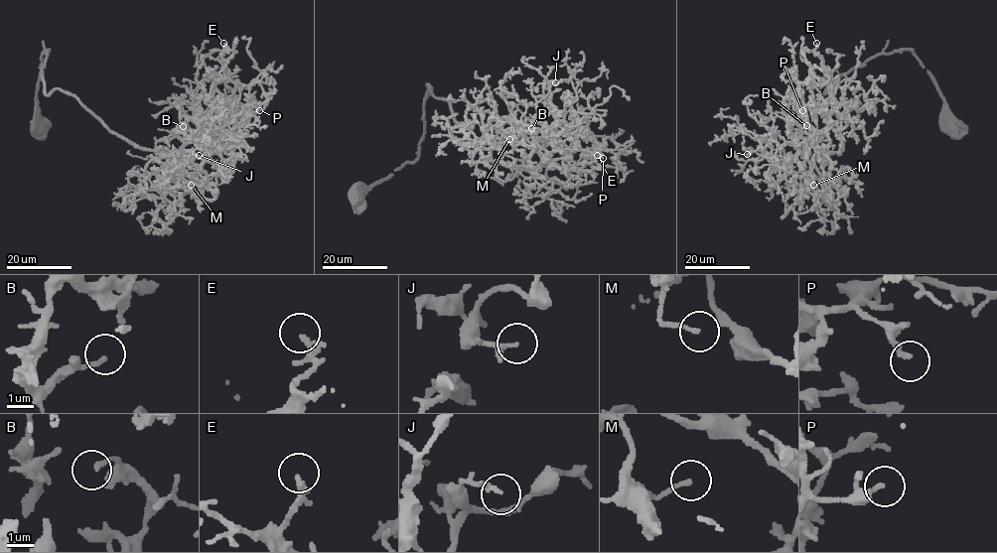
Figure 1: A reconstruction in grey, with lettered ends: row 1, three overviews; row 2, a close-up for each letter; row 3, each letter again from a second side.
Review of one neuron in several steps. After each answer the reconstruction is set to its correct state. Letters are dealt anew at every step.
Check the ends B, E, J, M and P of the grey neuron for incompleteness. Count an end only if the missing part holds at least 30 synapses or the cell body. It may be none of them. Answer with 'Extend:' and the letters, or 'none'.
Extend: E

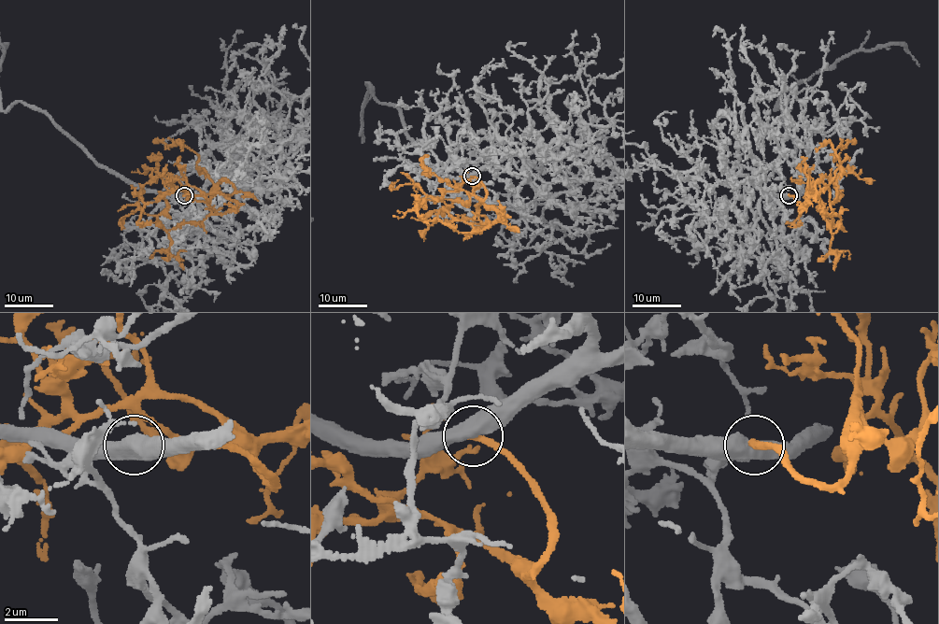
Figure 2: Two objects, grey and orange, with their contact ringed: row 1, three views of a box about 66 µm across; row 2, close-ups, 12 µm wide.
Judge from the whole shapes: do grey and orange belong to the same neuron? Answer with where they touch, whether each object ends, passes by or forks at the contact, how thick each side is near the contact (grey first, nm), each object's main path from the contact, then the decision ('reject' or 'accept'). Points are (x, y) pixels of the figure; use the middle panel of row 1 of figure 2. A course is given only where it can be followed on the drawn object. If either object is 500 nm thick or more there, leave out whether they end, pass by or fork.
(472, 176) | 600/240 nm | orange via (472, 177), (484, 187), (482, 202), (505, 222), (456, 220), (441, 209), (419, 220), (410, 218) | accept

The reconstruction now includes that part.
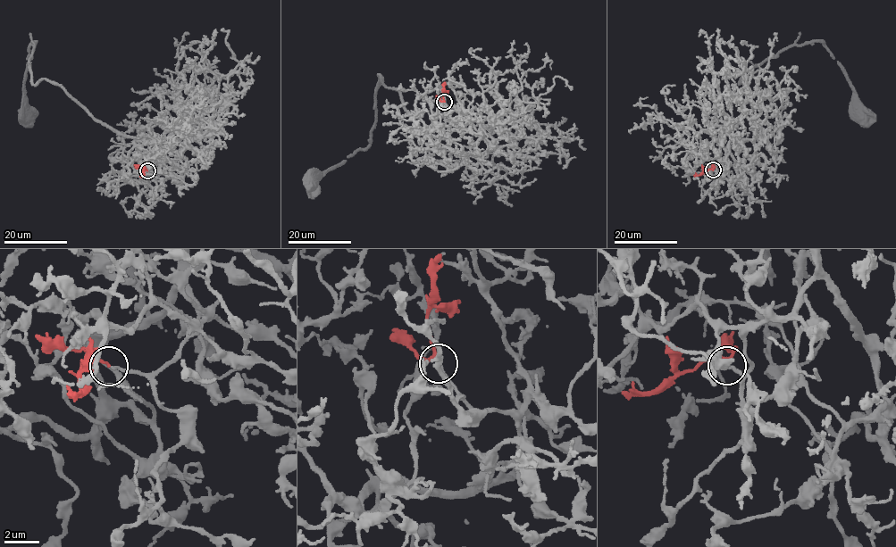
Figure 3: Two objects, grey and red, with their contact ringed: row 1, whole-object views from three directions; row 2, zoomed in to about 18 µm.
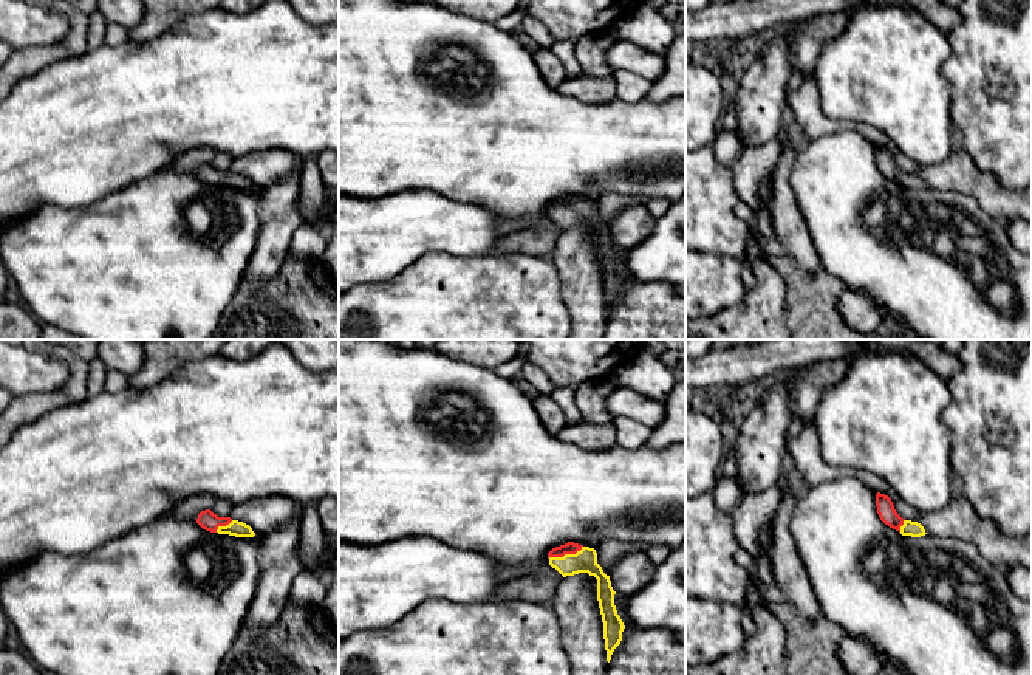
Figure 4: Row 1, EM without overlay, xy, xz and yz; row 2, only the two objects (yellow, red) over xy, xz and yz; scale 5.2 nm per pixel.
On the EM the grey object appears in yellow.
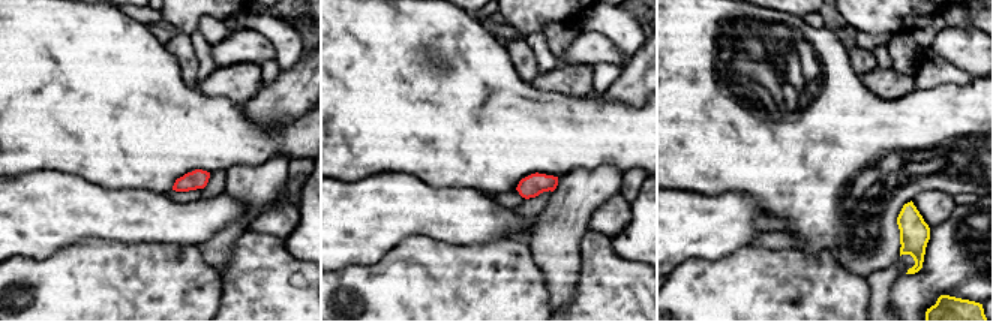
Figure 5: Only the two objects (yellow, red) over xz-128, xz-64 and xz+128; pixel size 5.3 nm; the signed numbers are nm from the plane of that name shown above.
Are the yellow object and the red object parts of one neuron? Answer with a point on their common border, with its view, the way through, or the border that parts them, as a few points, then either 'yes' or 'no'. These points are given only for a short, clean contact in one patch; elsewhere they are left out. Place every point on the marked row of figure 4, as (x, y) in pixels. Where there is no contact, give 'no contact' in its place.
contact xz (565, 555); way xz (585, 561), (565, 555), (568, 548); yes

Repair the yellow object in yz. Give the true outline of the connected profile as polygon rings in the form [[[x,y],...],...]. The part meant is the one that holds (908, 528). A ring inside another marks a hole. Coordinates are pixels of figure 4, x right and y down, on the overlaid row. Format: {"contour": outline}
{"contour": [[[876,494],[876,506],[880,520],[890,528],[899,531],[902,536],[921,537],[925,536],[925,529],[921,523],[902,519],[891,502],[885,494]]]}

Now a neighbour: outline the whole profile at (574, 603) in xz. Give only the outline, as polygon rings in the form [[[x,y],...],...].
[[[588,573],[562,577],[549,604],[559,619],[571,675],[605,675],[608,661],[597,579]]]

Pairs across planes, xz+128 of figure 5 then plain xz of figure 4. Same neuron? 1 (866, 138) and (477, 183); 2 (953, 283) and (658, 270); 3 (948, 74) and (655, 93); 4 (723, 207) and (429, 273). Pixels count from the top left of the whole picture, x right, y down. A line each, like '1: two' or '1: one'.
1: one
2: one
3: two
4: two

